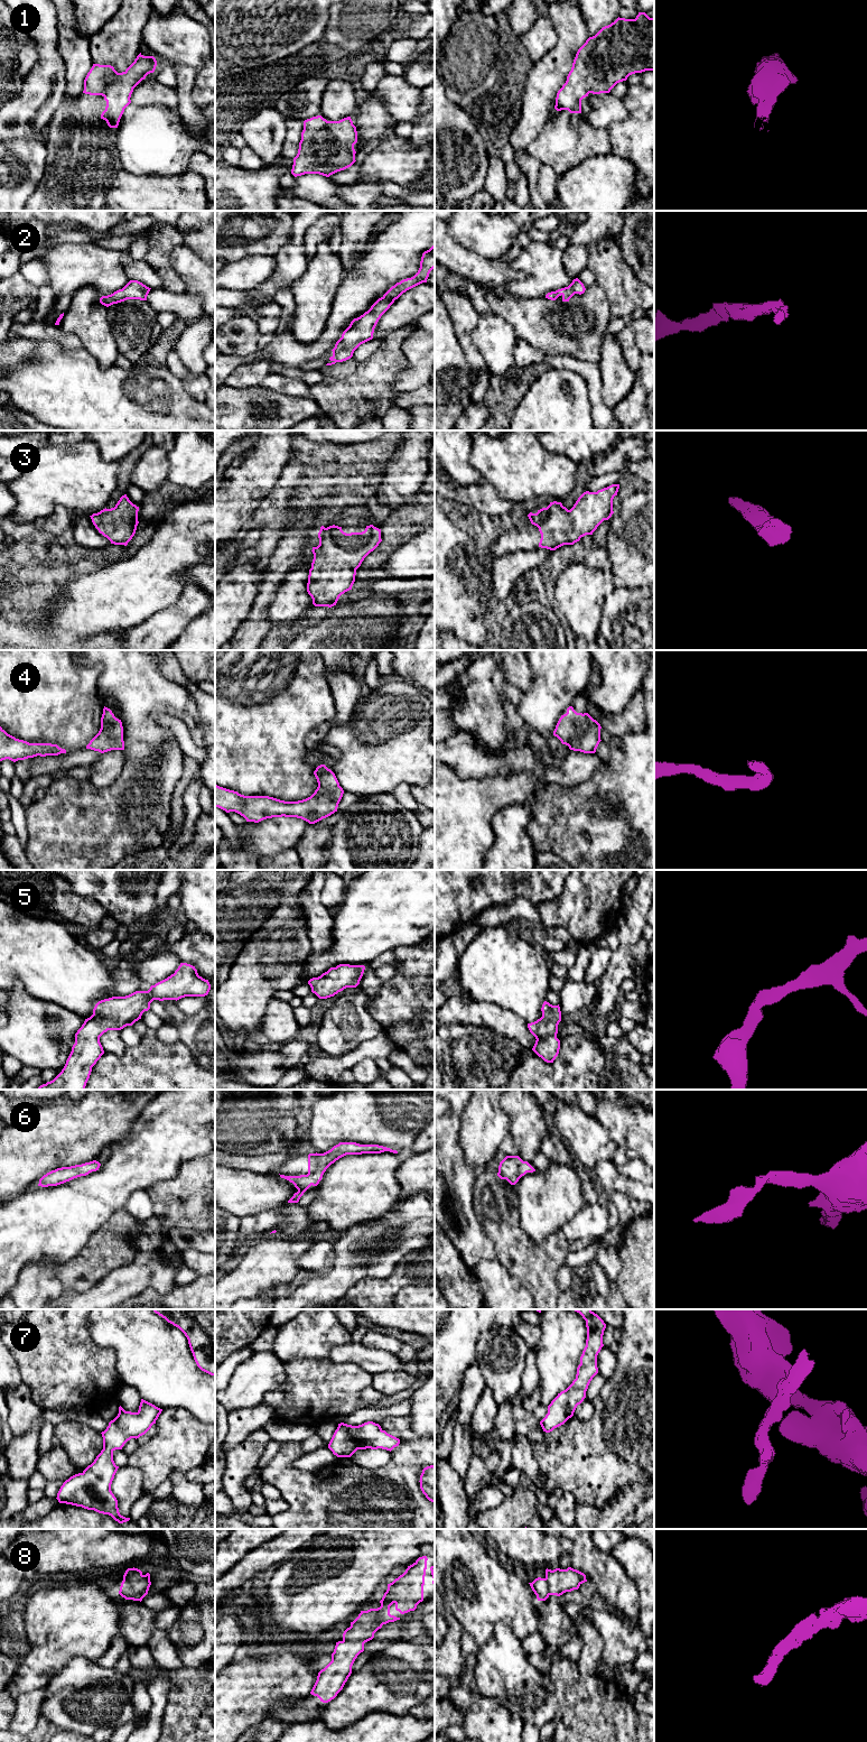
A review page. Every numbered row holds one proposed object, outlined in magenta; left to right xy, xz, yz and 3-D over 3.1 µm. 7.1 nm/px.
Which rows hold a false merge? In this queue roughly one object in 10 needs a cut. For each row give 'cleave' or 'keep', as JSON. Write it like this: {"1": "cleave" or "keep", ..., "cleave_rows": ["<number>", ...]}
{"1": "keep", "2": "keep", "3": "keep", "4": "keep", "5": "keep", "6": "keep", "7": "keep", "8": "keep", "cleave_rows": []}

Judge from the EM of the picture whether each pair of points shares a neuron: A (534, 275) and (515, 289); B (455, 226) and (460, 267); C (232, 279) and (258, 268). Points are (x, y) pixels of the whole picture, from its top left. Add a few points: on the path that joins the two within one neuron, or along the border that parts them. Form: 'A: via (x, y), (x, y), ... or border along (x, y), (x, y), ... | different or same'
A: via (530, 279), (520, 288) | same
B: border along (446, 223), (446, 230), (456, 241), (481, 255) | different
C: via (239, 277), (243, 277), (251, 271) | same

